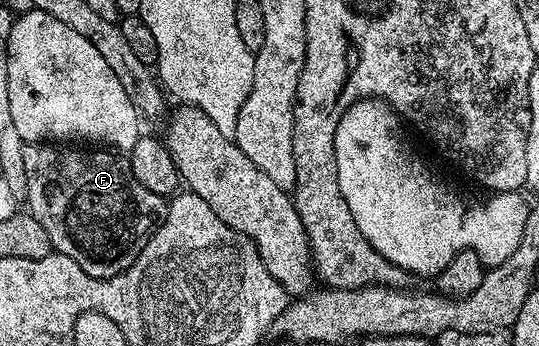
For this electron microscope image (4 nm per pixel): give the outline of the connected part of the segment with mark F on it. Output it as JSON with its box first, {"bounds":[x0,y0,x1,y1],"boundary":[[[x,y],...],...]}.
{"bounds":[23,141,167,279],"boundary":[[[49,141],[44,143],[26,143],[25,148],[23,149],[23,173],[25,174],[25,180],[27,181],[24,202],[26,204],[29,203],[29,207],[27,207],[28,214],[33,215],[35,221],[39,221],[39,225],[43,225],[43,229],[47,229],[47,235],[51,237],[51,245],[56,254],[71,257],[71,261],[75,261],[79,267],[91,277],[95,277],[96,279],[110,279],[116,275],[123,274],[123,272],[125,272],[125,270],[139,257],[143,245],[147,245],[147,241],[156,233],[157,226],[160,225],[162,219],[165,218],[167,199],[164,195],[151,193],[151,189],[147,189],[147,185],[139,185],[139,181],[133,175],[133,170],[129,168],[128,158],[122,157],[120,154],[114,153],[109,149],[76,151],[73,147],[76,146],[54,145]]]}

